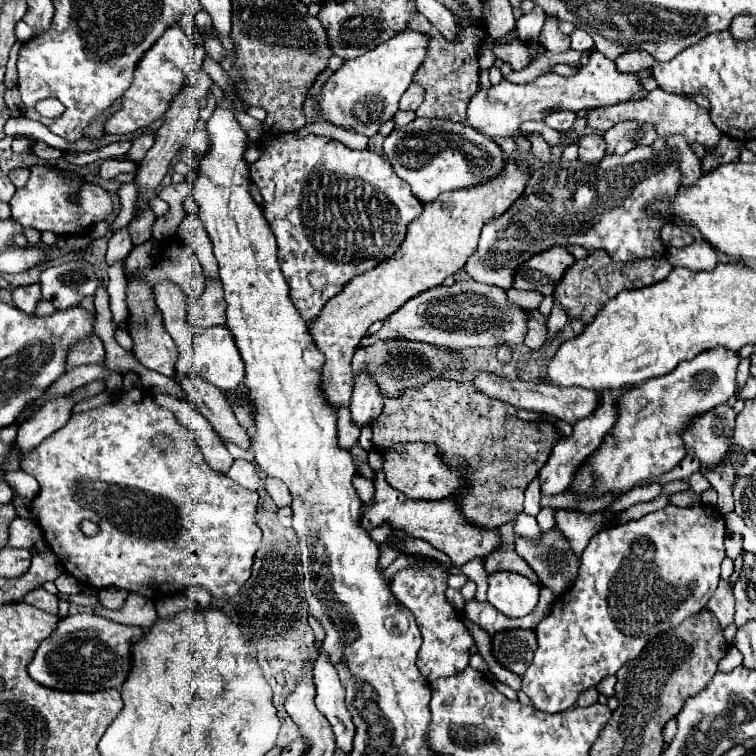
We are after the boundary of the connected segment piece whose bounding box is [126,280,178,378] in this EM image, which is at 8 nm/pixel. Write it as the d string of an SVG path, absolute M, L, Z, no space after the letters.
M130 280L128 282L128 298L126 298L126 304L128 304L128 326L130 326L130 336L134 340L134 356L138 358L138 362L142 366L146 366L148 370L156 370L168 378L172 378L174 374L174 362L176 362L176 356L170 356L170 352L178 352L174 340L170 338L170 334L166 332L164 328L164 322L162 322L162 314L152 298L152 292L150 288L142 282L142 280Z

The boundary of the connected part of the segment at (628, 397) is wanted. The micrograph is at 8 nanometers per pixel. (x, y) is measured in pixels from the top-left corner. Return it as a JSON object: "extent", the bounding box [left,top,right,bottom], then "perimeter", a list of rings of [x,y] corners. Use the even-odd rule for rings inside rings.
{"extent":[572,346,740,496],"perimeter":[[[718,346],[718,348],[712,348],[712,350],[706,350],[706,352],[698,354],[692,360],[686,360],[686,362],[678,364],[676,370],[672,370],[672,374],[652,378],[652,380],[644,382],[642,386],[632,386],[618,402],[618,422],[616,422],[616,426],[606,434],[602,446],[578,468],[576,476],[572,478],[572,488],[580,494],[586,494],[586,496],[590,496],[590,494],[600,496],[600,494],[610,492],[610,490],[628,492],[628,490],[632,490],[634,486],[640,486],[644,480],[648,480],[652,476],[660,476],[664,472],[670,472],[686,456],[680,432],[684,432],[688,422],[694,416],[698,416],[706,410],[712,410],[718,404],[726,404],[726,400],[730,396],[734,396],[738,364],[740,364],[740,354],[738,352],[724,350],[724,348]]]}

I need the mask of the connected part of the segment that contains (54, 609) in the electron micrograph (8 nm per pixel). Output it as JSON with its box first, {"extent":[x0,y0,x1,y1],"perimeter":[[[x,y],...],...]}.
{"extent":[22,586,58,616],"perimeter":[[[42,586],[32,590],[28,596],[24,596],[22,602],[24,604],[32,604],[32,606],[36,606],[36,608],[48,612],[48,614],[56,614],[58,616],[58,598],[54,594],[50,594],[50,592],[46,592]]]}

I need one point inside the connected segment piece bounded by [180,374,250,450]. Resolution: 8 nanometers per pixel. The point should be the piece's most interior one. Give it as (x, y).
(207, 399)

